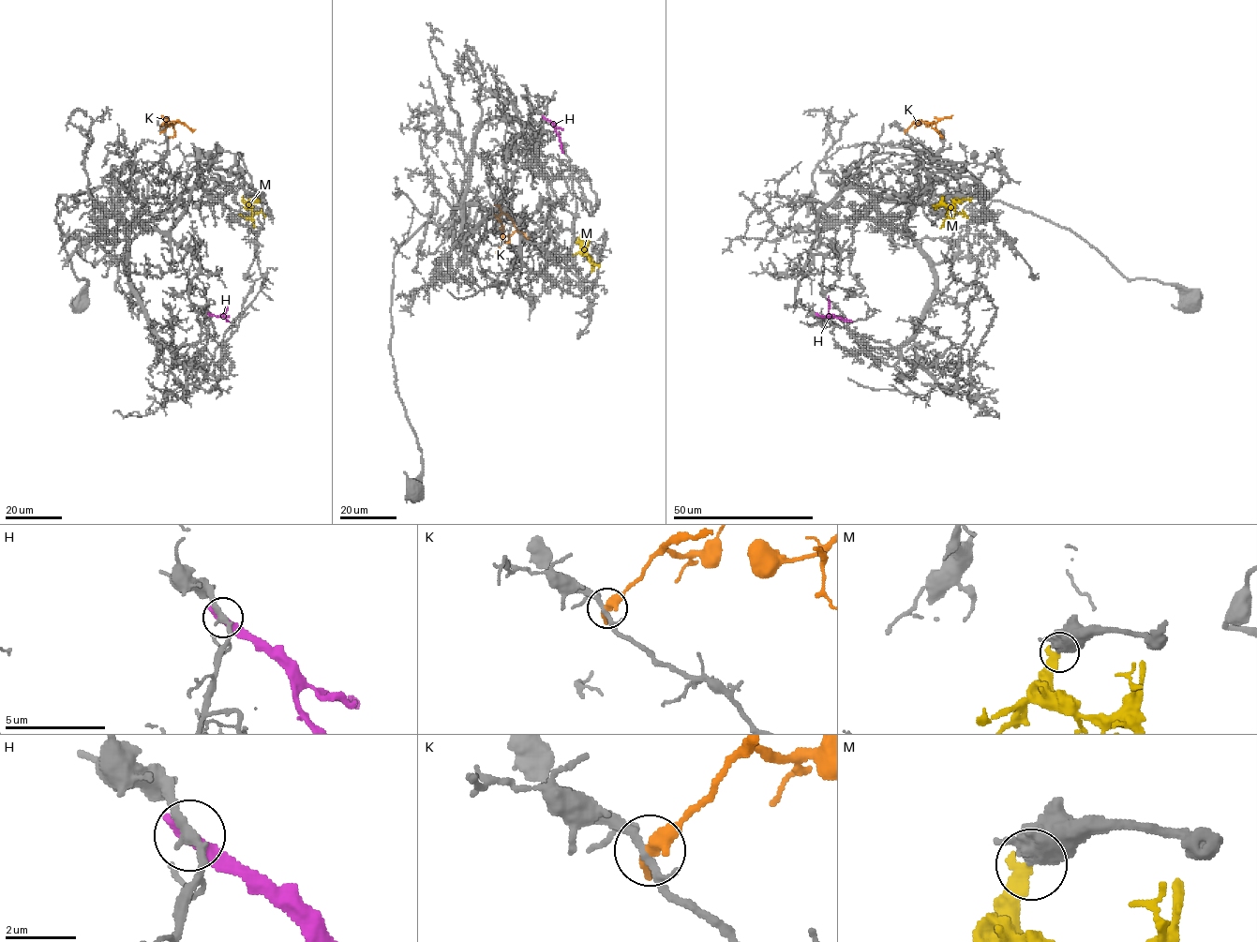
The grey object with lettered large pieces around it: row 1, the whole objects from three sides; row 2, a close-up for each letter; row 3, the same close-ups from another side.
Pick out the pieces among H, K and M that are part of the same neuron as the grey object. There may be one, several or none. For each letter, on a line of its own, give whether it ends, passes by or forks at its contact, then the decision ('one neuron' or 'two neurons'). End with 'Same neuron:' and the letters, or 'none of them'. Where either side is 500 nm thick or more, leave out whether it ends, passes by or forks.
H: it ends there; two neurons
K: it passes by; two neurons
M: it ends there; two neurons
Same neuron: none of them

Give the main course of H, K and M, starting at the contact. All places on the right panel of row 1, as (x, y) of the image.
H: (817, 314), (852, 321)
K: (905, 131), (913, 122), (935, 124), (952, 114)
M: (944, 197), (946, 205), (952, 206), (956, 212), (964, 213), (966, 217)

